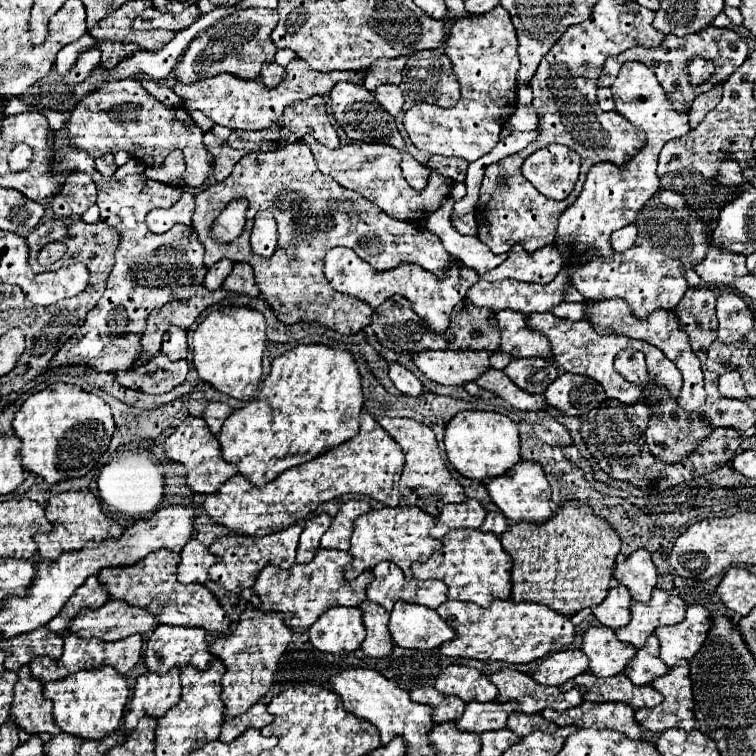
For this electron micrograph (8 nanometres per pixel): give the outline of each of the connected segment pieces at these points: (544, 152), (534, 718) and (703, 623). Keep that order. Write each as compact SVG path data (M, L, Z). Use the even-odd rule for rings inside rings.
M552 143L550 147L534 151L522 165L522 175L546 197L564 199L578 179L580 159L566 147Z
M514 711L508 717L508 725L510 731L514 731L518 737L526 737L534 731L546 731L546 733L554 733L558 727L554 723L548 723L540 713L522 713L522 711Z
M690 605L682 623L658 627L654 631L660 641L660 659L668 667L674 667L680 659L692 659L702 647L710 625L710 613L702 605Z

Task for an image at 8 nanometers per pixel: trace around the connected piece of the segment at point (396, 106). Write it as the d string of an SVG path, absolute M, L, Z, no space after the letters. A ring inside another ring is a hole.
M382 85L374 91L376 95L376 101L392 115L396 117L400 111L402 111L402 105L404 105L404 93L400 91L398 85Z

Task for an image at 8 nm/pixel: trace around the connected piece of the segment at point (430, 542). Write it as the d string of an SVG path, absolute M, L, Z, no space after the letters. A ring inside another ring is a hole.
M414 505L412 507L382 507L382 509L372 509L360 515L354 521L352 547L350 547L350 555L354 557L354 561L344 571L346 579L348 581L356 579L360 573L374 569L374 565L380 561L396 563L404 571L406 579L410 579L412 577L410 565L414 561L426 561L430 553L434 553L434 549L442 547L440 539L430 537L430 529L434 525L436 525L436 519Z

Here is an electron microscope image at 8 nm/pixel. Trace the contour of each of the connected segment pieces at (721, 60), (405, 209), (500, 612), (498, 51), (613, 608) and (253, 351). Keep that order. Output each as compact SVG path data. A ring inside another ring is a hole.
M710 25L710 27L704 27L702 31L698 31L694 35L686 35L686 37L666 35L666 39L658 47L632 47L632 49L626 49L624 53L620 53L618 57L610 57L604 63L604 67L602 67L602 75L598 79L598 87L610 87L612 81L616 79L618 69L622 67L622 63L626 63L626 61L640 61L640 63L644 63L646 67L650 67L654 71L654 75L658 77L658 81L668 91L672 103L680 111L688 111L694 95L700 95L702 91L708 91L708 87L724 83L744 63L746 57L748 57L748 45L732 29L720 29L720 27ZM692 57L704 57L704 59L712 61L714 67L716 67L714 75L704 85L692 85L690 87L688 63L690 63Z
M304 135L302 141L314 153L320 173L330 175L342 187L348 187L348 189L364 195L374 205L378 205L384 213L388 213L390 217L400 219L400 221L414 221L414 219L428 217L430 213L434 213L440 207L442 199L448 197L452 187L454 187L454 181L450 177L440 175L436 169L432 169L432 173L428 177L428 185L424 187L424 191L416 191L414 187L410 187L406 183L406 179L402 177L402 169L400 169L402 155L392 145L348 143L348 145L340 145L338 149L328 149L322 143L318 143L312 135Z
M506 599L506 601L494 601L490 607L484 609L484 607L478 607L476 603L444 601L436 611L458 633L456 639L452 639L440 647L440 651L448 657L470 657L470 659L482 659L482 661L506 661L506 663L530 663L530 661L542 659L554 651L568 649L572 645L574 633L576 633L568 615L556 613L554 609L550 609L542 603L528 603L528 601L514 603L512 599Z
M498 5L484 15L460 17L452 25L444 47L460 83L460 101L452 109L438 109L438 113L414 113L412 107L404 113L404 129L426 143L432 153L476 161L496 147L502 127L516 109L518 37L508 11ZM410 115L416 115L414 121ZM410 127L418 129L410 131Z
M618 585L608 591L606 599L600 605L592 607L592 613L602 625L618 629L630 621L630 605L632 605L630 591L624 585Z
M220 307L206 315L194 331L194 367L202 381L236 397L252 399L262 379L262 355L266 347L264 315L250 307Z

